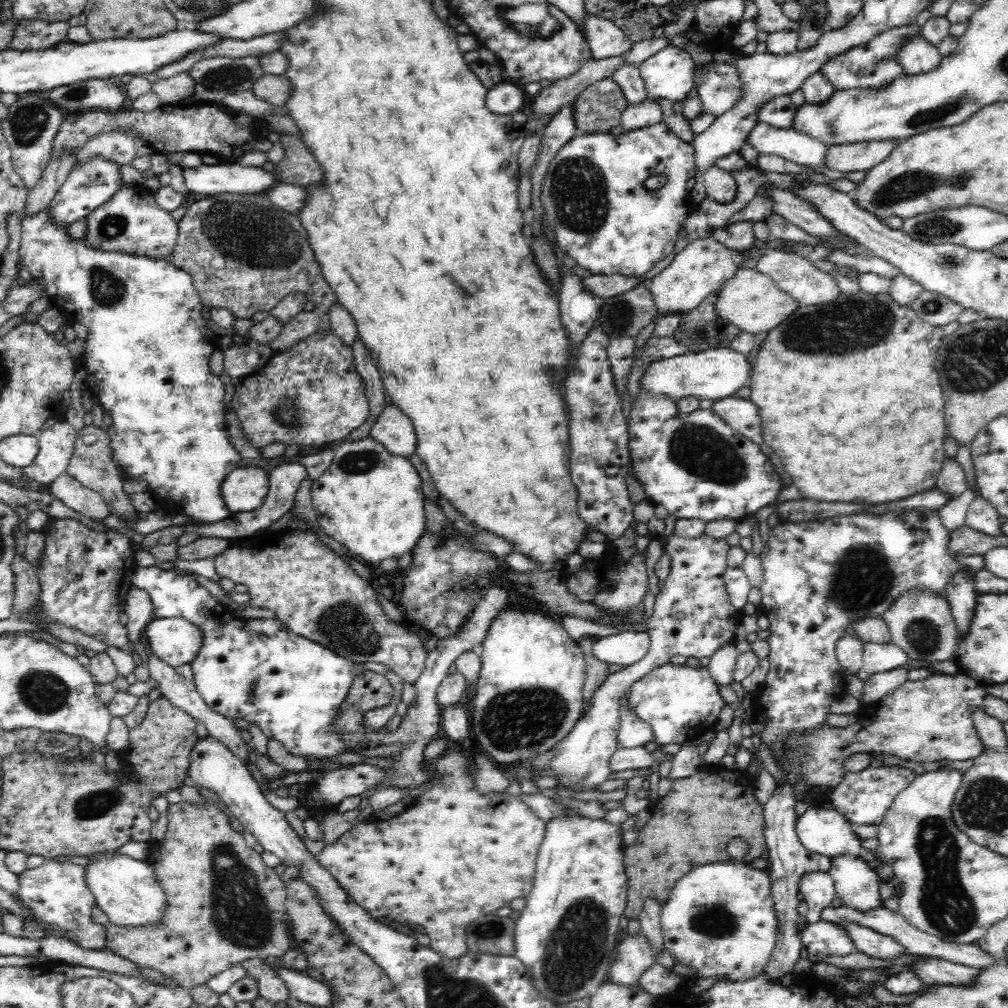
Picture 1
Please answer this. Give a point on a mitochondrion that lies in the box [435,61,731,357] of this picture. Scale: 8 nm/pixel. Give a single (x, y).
(578, 191)

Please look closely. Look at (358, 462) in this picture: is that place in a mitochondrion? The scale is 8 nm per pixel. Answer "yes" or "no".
yes

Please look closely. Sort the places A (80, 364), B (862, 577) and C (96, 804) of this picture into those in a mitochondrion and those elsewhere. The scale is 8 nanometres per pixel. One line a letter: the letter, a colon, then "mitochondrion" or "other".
A: other
B: mitochondrion
C: mitochondrion

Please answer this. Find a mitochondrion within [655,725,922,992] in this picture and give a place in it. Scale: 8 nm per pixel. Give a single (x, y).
(716, 920)

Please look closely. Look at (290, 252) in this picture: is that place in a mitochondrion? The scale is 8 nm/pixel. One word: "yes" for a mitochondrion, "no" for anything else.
yes

